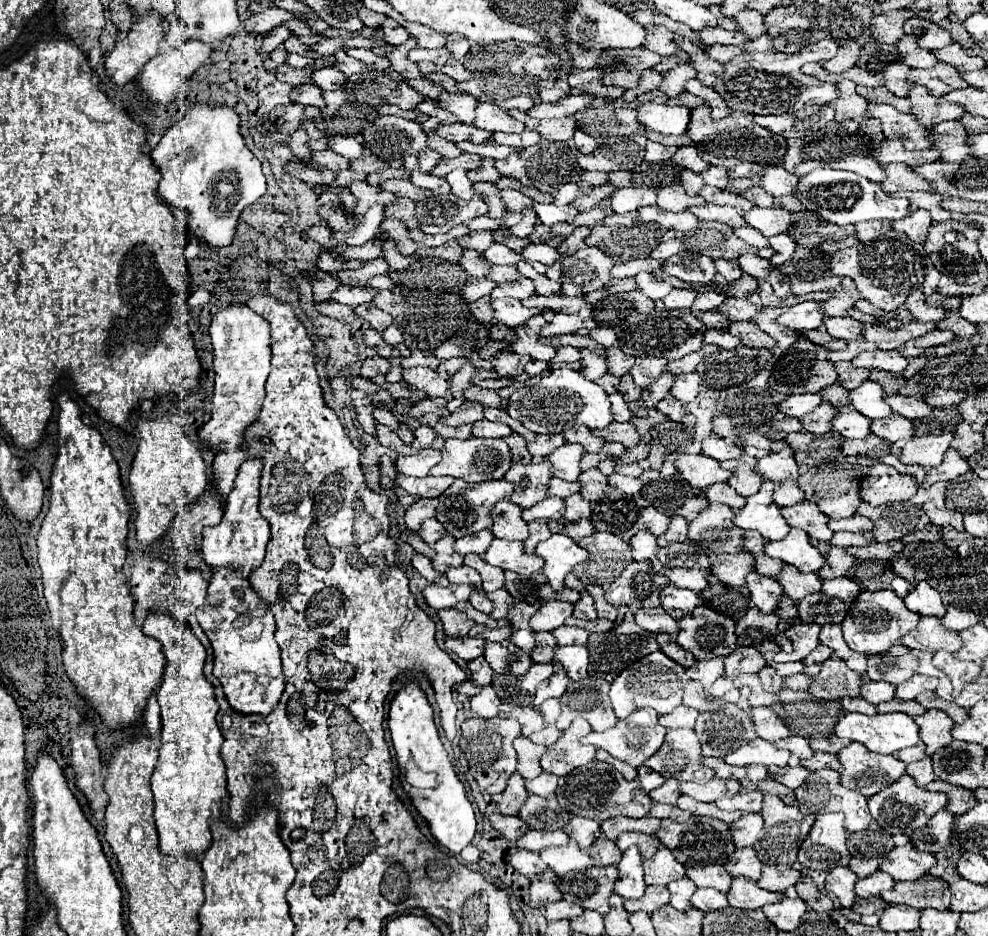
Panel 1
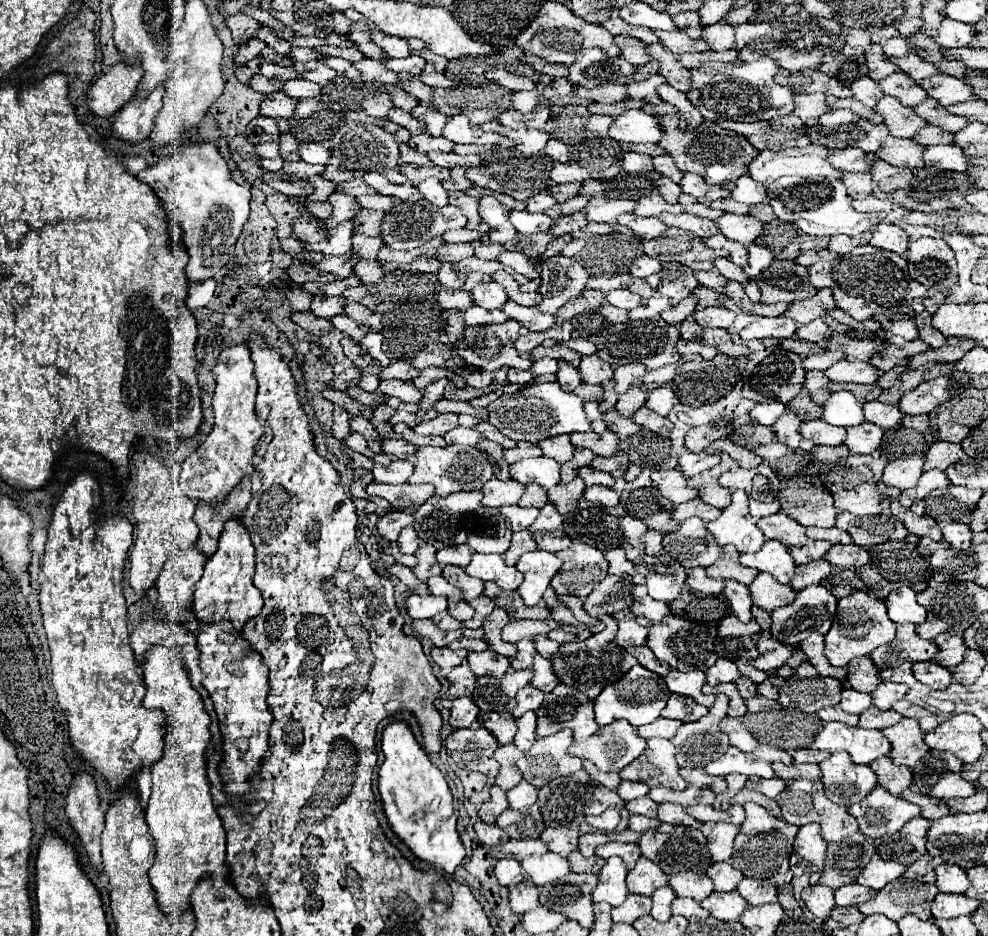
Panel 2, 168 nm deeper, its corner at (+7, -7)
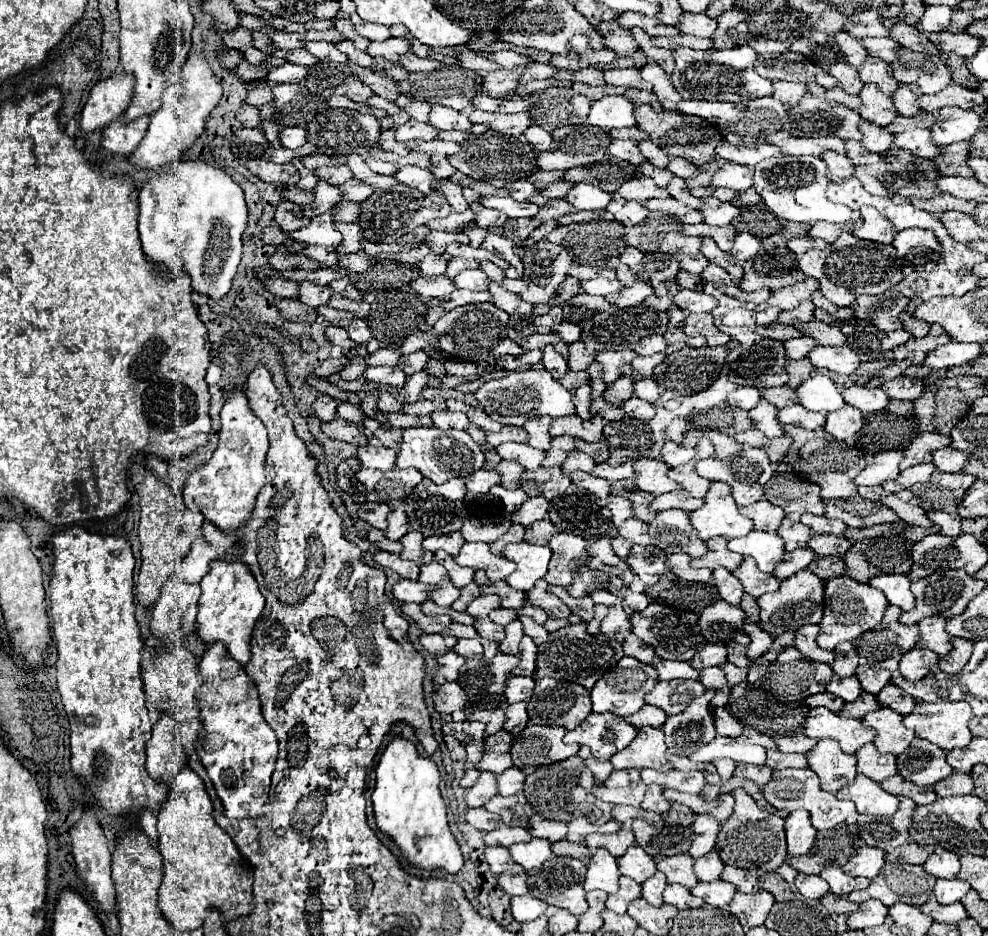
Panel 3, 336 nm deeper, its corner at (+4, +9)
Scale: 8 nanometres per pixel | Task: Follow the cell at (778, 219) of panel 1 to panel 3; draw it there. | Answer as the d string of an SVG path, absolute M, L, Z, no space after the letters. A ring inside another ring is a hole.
M714 196L704 198L700 212L704 214L706 224L732 224L732 220L736 220L742 214L742 210L738 206L734 206L730 202L716 200Z

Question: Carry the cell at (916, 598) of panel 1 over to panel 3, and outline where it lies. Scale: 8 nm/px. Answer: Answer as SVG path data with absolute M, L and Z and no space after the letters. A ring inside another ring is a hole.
M880 574L870 578L870 586L882 590L890 604L900 606L902 610L912 610L916 606L916 598L910 590L910 578L904 574Z

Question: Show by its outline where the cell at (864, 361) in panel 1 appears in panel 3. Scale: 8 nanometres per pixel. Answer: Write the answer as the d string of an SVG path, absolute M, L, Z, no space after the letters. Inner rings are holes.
M818 346L808 354L816 368L826 368L838 374L854 374L860 366L858 354L850 346Z

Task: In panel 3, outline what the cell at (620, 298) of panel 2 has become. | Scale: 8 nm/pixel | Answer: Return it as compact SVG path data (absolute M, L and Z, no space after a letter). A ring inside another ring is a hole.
M594 278L594 280L584 280L582 282L584 292L588 294L600 294L600 296L608 296L614 292L620 292L624 286L620 284L620 280L606 280L606 278Z

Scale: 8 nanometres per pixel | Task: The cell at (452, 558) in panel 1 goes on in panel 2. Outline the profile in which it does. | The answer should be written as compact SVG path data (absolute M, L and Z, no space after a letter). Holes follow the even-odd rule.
M419 544L419 548L417 548L417 552L415 552L415 556L417 556L417 566L413 568L413 572L415 572L415 576L419 578L419 580L427 580L429 578L429 568L433 566L433 564L437 564L437 560L435 560L435 548L431 548L431 544Z

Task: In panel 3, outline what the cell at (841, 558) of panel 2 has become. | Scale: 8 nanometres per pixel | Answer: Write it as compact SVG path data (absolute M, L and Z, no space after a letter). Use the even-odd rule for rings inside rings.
M816 534L810 538L808 548L814 548L814 552L820 552L820 556L844 556L852 542L846 536L834 536L834 534Z

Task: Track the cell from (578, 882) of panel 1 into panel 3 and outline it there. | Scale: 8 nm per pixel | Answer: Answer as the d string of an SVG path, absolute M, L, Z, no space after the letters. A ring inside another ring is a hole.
M560 858L548 860L542 868L534 868L528 872L528 888L530 894L538 900L546 900L552 906L566 908L580 916L588 910L586 892L584 892L584 876L586 864L576 858Z

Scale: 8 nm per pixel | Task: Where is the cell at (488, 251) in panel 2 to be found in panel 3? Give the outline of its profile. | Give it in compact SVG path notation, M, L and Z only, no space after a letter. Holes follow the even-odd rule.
M474 226L474 228L468 228L466 234L470 236L470 246L472 246L472 248L478 248L478 246L482 244L482 240L488 236L488 230Z

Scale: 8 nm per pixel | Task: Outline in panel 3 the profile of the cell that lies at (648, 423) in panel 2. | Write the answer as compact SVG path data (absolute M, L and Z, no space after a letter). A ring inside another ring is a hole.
M632 396L632 400L628 400L622 410L626 412L626 416L630 418L638 418L638 420L650 420L656 416L656 406L638 398L638 396Z

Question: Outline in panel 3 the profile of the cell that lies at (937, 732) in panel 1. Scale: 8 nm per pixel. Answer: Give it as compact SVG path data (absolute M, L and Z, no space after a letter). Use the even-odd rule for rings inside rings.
M888 706L866 714L862 720L876 728L878 736L874 738L874 744L882 754L900 754L918 738L916 732L904 726L904 716Z

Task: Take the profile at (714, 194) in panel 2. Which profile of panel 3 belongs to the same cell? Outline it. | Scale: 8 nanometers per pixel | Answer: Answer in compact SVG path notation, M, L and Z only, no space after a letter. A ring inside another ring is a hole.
M702 170L702 172L700 172L696 178L686 180L686 184L688 184L688 188L710 186L710 184L712 184L712 172Z

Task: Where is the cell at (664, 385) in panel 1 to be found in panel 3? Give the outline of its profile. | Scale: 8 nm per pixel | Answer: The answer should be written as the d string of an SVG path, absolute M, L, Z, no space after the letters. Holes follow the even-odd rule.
M622 366L620 368L620 378L612 384L612 388L608 386L604 392L604 400L612 402L614 406L622 406L626 400L630 400L634 396L634 368L632 366Z

